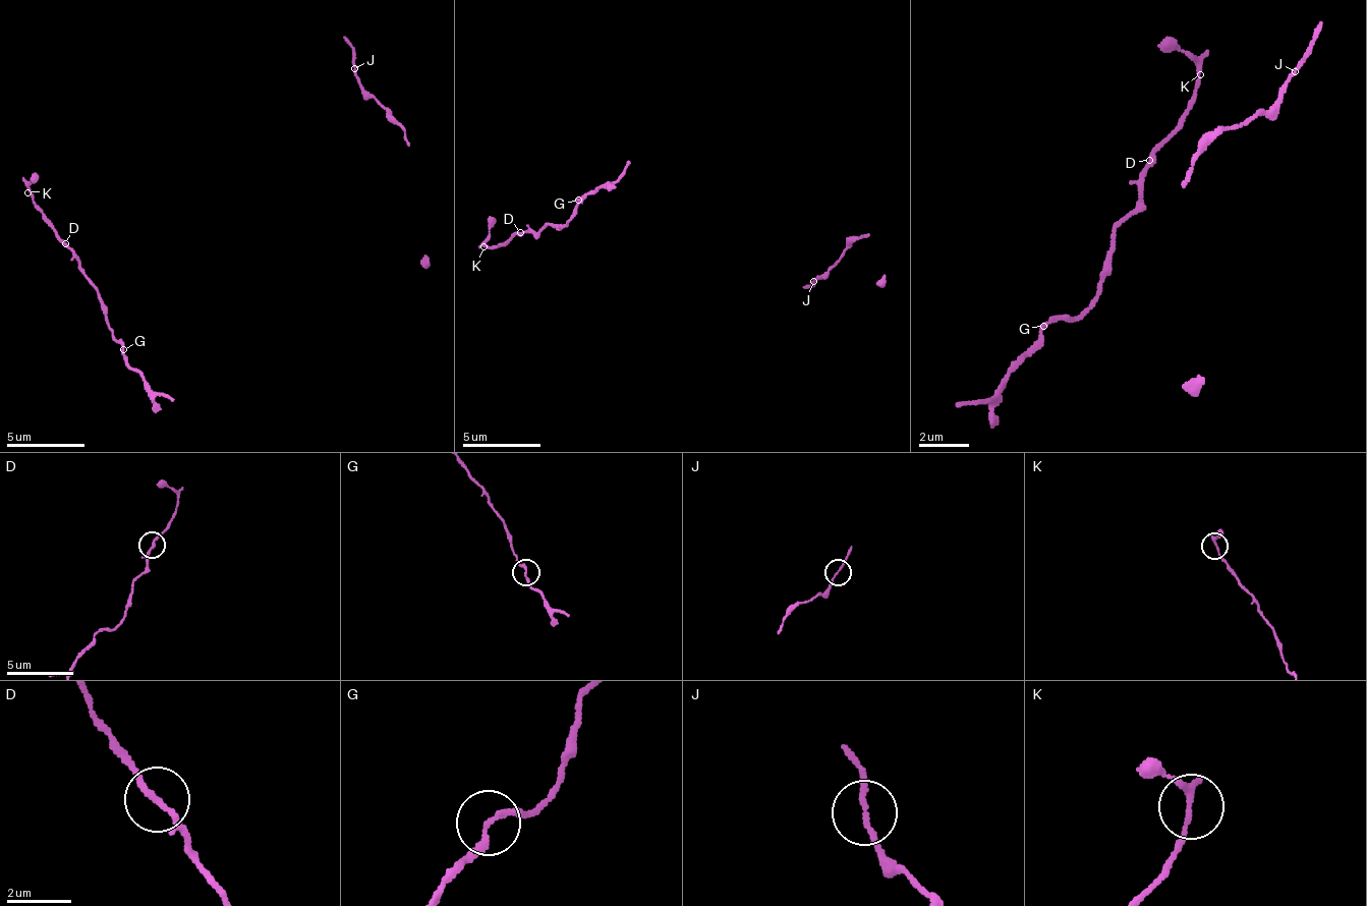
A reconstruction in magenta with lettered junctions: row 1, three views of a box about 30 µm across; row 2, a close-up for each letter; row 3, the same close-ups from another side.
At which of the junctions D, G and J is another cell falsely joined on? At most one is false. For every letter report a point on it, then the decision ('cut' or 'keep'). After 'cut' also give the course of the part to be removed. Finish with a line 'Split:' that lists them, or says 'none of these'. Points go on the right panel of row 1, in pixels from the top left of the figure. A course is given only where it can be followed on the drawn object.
D: (1149, 160) | keep
G: (1043, 326) | keep
J: (1295, 71) | keep
Split: none of these

